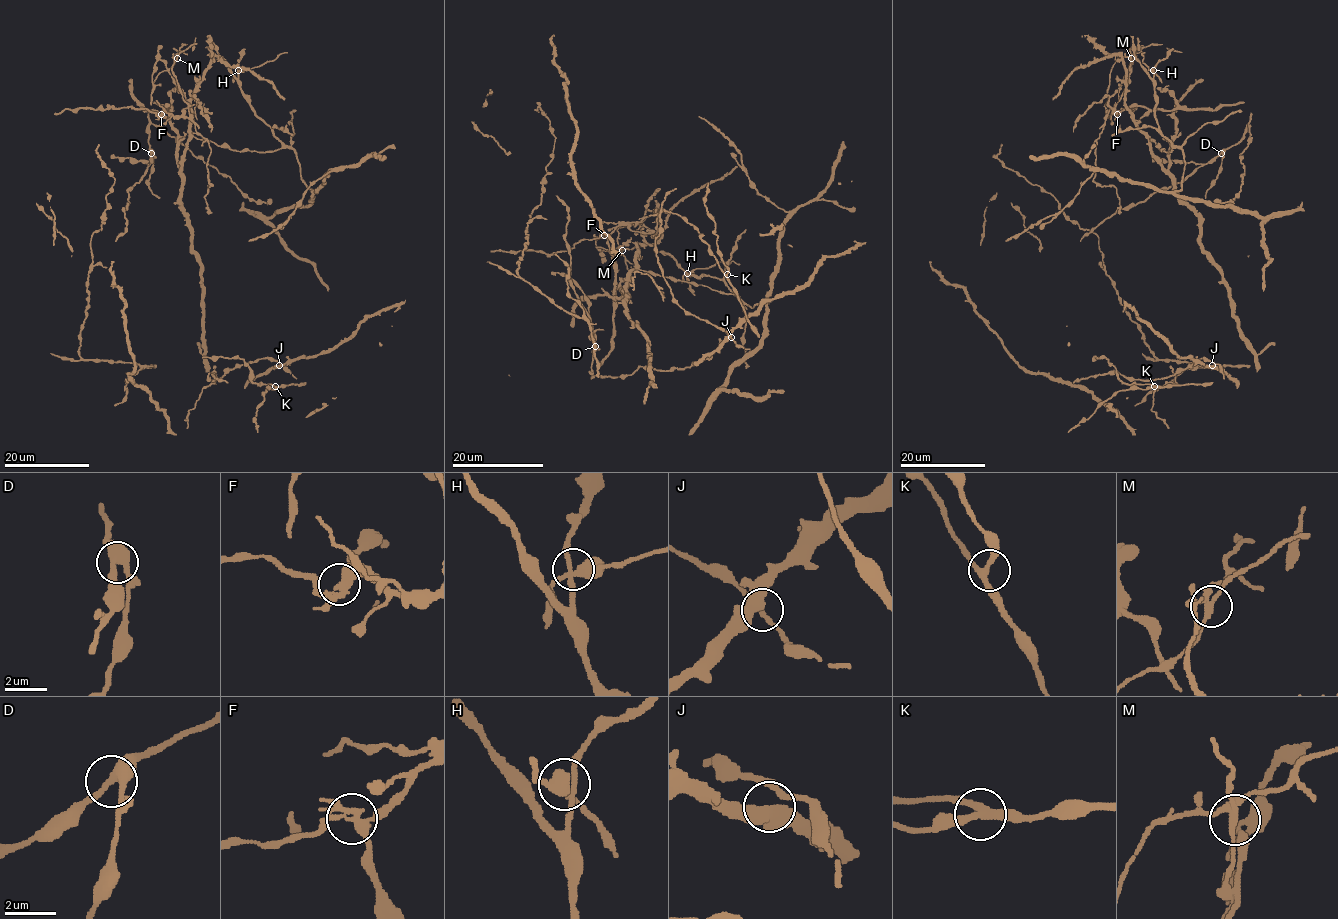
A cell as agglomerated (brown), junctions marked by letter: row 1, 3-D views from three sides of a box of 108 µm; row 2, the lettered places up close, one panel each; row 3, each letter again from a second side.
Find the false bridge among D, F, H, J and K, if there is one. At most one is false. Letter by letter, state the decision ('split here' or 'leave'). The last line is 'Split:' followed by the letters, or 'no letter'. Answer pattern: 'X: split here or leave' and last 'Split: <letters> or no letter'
D: leave
F: split here
H: leave
J: leave
K: leave
Split: F

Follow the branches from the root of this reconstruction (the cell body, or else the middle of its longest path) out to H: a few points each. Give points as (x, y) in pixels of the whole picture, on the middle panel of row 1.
H: (608, 245), (634, 222), (617, 229), (614, 250), (631, 239), (641, 270), (734, 293), (687, 273)

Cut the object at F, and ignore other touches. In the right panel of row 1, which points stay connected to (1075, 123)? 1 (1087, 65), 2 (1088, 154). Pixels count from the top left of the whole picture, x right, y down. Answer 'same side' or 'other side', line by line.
1: other side
2: other side

